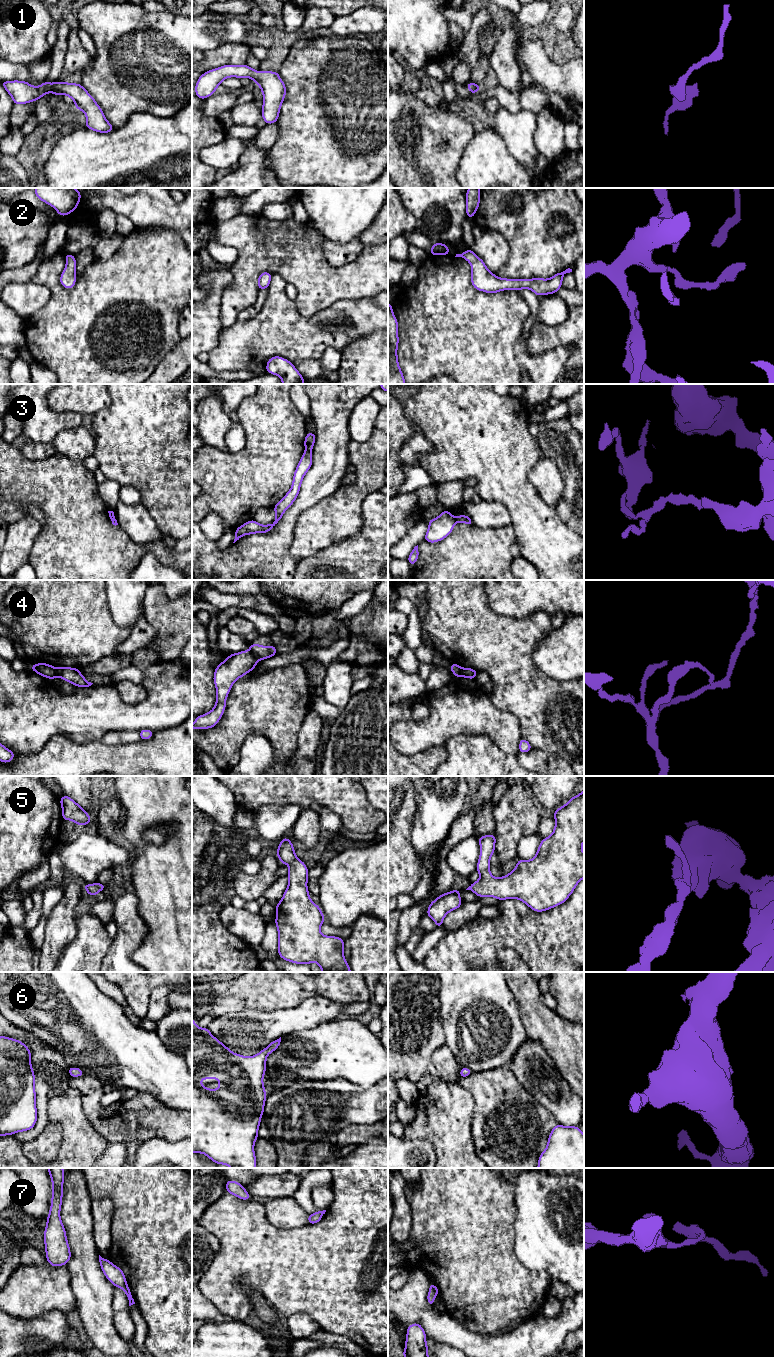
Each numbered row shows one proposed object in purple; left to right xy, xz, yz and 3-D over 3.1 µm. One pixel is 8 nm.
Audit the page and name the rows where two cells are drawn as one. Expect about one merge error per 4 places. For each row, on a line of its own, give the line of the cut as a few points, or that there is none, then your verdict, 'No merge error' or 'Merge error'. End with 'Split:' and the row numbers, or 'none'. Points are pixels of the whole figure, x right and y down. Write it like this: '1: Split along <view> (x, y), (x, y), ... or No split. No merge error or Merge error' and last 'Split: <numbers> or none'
1: No split. No merge error
2: No split. No merge error
3: Split along xz (306, 450), (310, 451). Merge error
4: Split along xz (249, 650), (257, 659). Merge error
5: No split. No merge error
6: No split. No merge error
7: No split. No merge error
Split: 3, 4

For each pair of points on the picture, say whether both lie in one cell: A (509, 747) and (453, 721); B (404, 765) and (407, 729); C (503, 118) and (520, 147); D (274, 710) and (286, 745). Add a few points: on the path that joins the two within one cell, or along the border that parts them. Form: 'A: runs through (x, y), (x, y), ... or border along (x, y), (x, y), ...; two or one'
A: runs through (496, 733), (484, 721), (467, 721); one
B: border along (398, 751), (406, 755), (414, 755); two
C: runs through (509, 125), (518, 134), (519, 140); one
D: runs through (279, 719), (283, 736); one

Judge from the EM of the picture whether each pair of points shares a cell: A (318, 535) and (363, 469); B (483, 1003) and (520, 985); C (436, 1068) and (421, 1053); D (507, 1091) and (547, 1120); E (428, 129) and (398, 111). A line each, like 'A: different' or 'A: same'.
A: same
B: different
C: different
D: same
E: same

